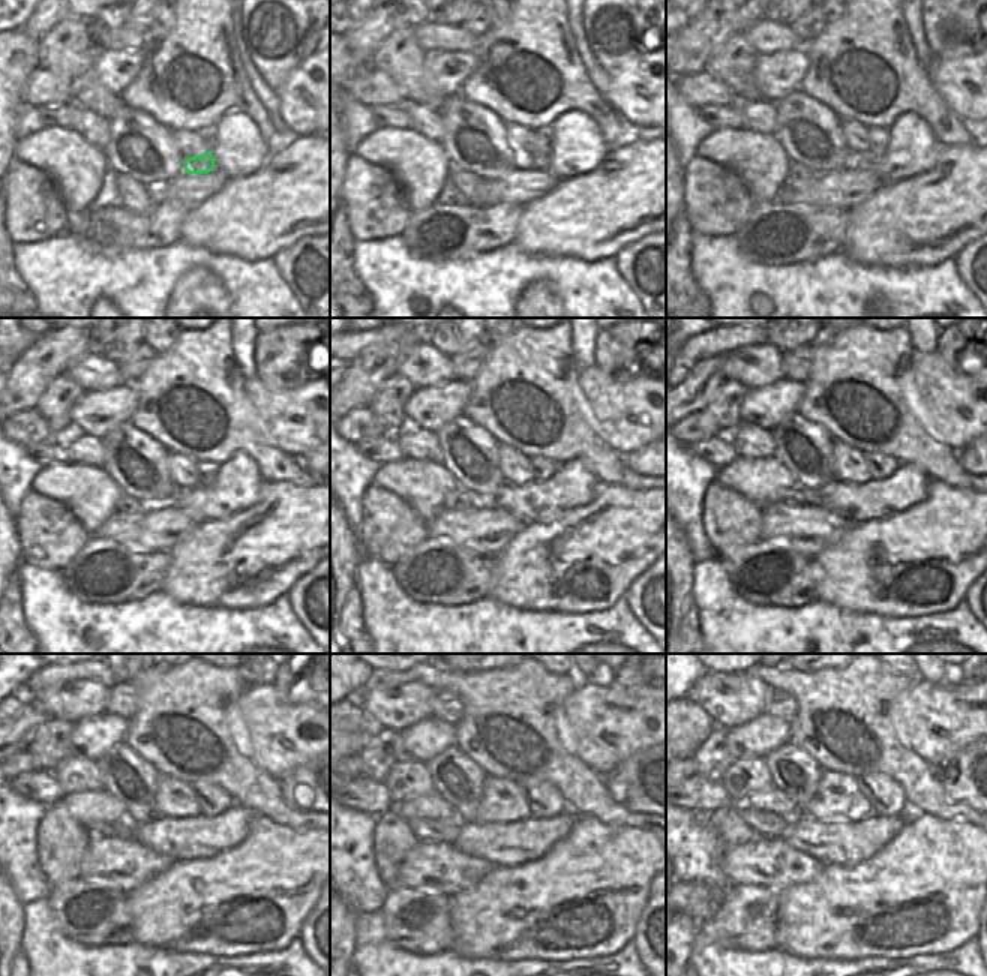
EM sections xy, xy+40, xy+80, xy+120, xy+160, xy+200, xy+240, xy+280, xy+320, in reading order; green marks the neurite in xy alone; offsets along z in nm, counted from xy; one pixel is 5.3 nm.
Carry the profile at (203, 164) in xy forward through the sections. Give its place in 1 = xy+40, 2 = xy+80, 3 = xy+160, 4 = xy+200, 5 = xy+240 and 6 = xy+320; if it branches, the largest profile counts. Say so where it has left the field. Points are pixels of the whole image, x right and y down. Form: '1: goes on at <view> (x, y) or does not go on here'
1: goes on at xy+40 (539, 161)
2: goes on at xy+80 (878, 137)
3: goes on at xy+160 (543, 468)
4: goes on at xy+200 (881, 467)
5: goes on at xy+240 (212, 799)
6: goes on at xy+320 (887, 798)

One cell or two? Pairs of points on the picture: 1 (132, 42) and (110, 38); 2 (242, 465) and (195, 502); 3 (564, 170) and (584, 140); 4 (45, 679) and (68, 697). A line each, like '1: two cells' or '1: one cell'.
1: one cell
2: one cell
3: one cell
4: two cells

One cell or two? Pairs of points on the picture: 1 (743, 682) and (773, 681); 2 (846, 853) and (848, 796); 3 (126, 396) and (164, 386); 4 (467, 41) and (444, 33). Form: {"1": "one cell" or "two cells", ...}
{"1": "two cells", "2": "two cells", "3": "two cells", "4": "one cell"}

